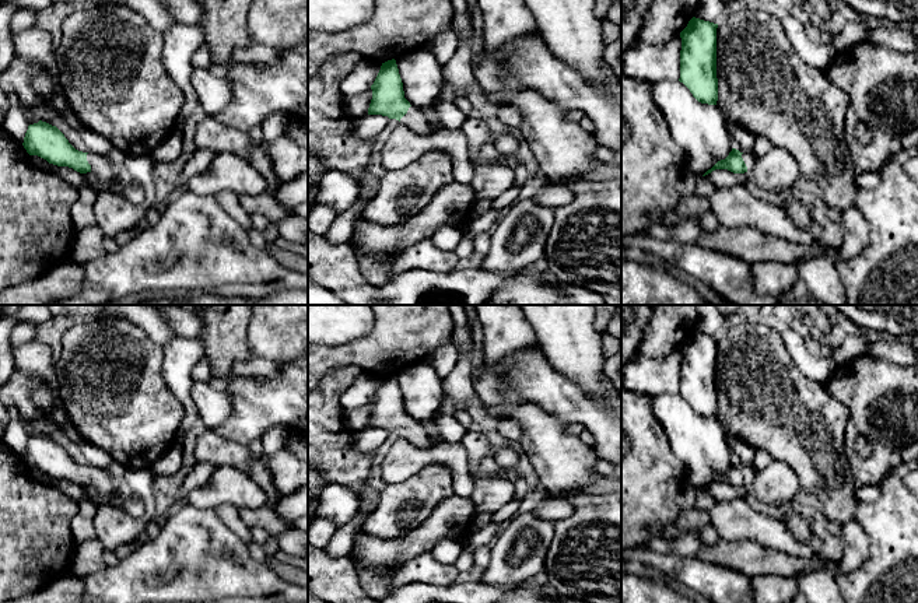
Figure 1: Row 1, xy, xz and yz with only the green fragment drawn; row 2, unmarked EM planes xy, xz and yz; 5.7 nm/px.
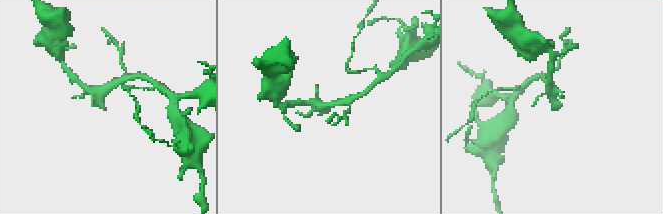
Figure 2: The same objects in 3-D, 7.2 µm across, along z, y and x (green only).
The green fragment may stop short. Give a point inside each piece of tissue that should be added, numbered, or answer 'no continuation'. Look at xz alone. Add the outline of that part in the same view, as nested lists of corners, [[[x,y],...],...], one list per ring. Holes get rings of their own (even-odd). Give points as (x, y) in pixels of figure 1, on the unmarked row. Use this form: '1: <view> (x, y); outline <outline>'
1: xz (416, 433); outline [[[416,420],[409,421],[407,427],[400,432],[400,437],[418,448],[430,448],[432,445],[425,425]]]

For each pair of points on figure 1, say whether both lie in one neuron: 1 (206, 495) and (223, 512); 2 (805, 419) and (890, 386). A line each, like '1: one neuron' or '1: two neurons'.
1: two neurons
2: two neurons

